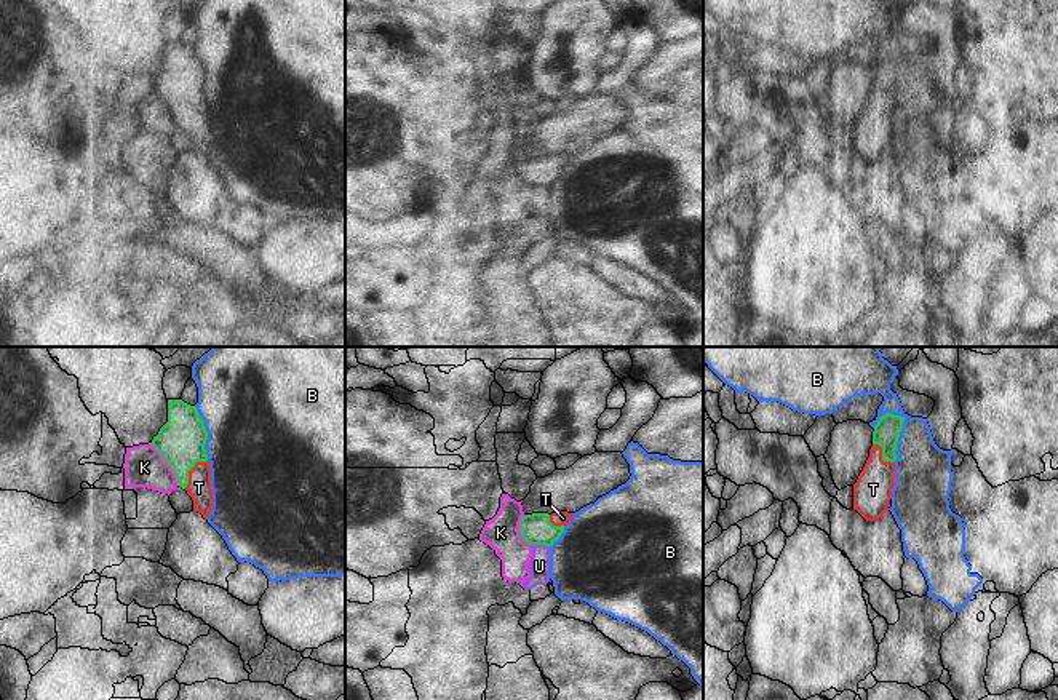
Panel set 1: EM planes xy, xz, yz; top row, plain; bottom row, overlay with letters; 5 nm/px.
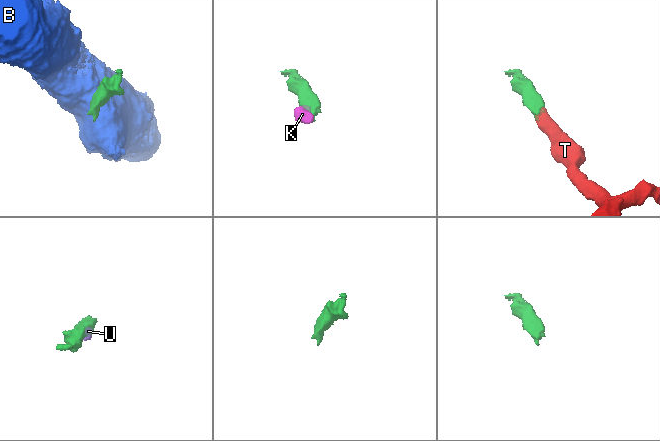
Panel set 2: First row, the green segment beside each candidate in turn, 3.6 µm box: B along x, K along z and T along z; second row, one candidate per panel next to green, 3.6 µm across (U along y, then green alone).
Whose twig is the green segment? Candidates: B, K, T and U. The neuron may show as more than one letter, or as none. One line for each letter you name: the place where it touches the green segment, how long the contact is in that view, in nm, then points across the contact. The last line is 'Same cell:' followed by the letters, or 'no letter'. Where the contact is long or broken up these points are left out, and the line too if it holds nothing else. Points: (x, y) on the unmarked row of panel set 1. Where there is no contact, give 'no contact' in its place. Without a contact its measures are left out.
T: meets green in xy at (190, 111); contact 190 nm long; runs through xy (181, 83), (190, 111), (198, 130)
Same cell: T

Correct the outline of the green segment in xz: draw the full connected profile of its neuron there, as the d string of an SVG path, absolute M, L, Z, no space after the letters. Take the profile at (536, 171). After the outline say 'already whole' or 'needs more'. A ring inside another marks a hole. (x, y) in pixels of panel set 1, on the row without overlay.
M532 155L521 160L519 177L529 187L551 189L564 174L572 155Z; needs more

